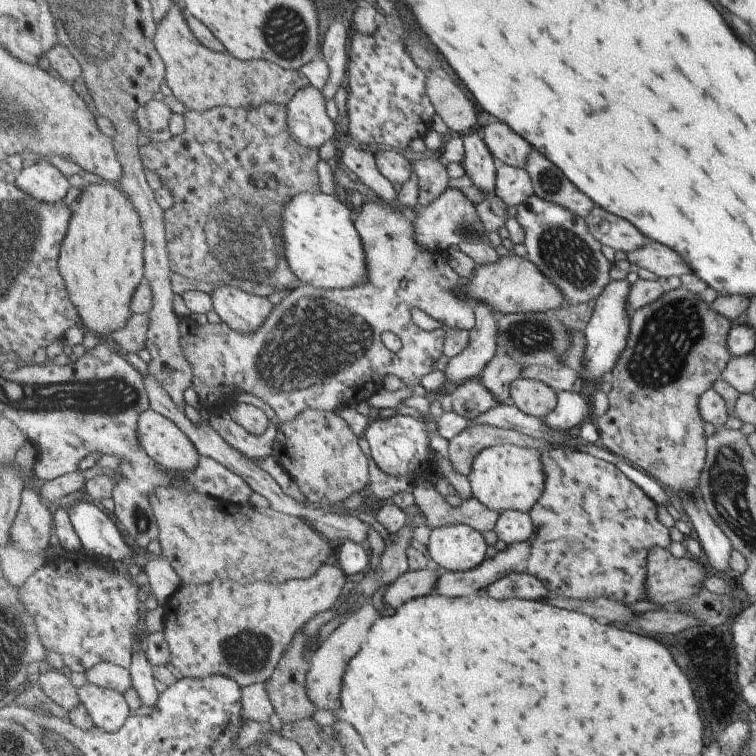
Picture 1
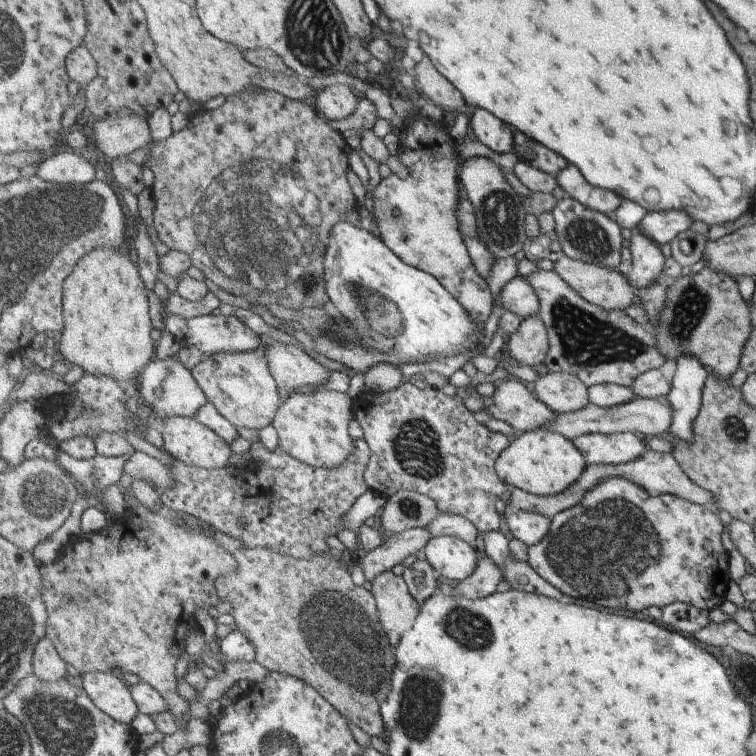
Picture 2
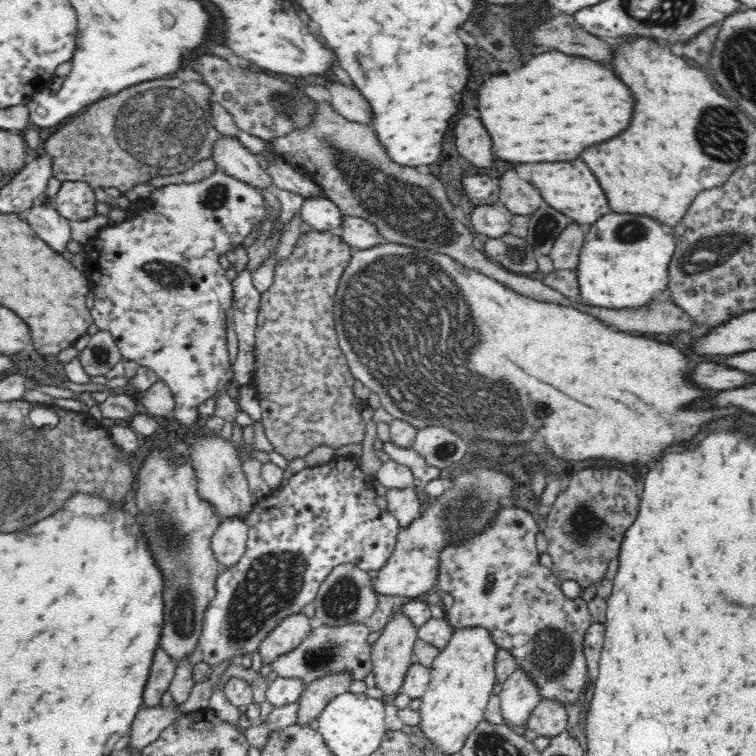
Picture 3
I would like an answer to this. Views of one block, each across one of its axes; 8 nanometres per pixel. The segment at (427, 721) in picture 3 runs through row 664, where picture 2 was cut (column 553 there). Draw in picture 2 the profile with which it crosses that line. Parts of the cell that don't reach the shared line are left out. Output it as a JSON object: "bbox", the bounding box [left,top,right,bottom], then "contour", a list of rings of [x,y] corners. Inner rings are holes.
{"bbox":[496,428,588,495],"contour":[[[545,428],[519,433],[512,438],[512,444],[500,454],[496,462],[497,472],[503,481],[536,495],[563,493],[580,480],[588,466],[585,455],[577,448],[574,439]]]}

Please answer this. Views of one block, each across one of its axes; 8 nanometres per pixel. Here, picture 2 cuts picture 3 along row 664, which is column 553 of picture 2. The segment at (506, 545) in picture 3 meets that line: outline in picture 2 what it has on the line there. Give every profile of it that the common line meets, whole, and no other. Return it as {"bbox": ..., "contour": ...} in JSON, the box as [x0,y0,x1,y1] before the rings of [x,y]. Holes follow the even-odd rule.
{"bbox":[528,477,730,614],"contour":[[[617,477],[606,479],[584,495],[583,500],[578,505],[552,518],[551,532],[543,541],[529,549],[528,562],[553,586],[562,590],[566,595],[581,598],[581,602],[594,602],[597,606],[601,606],[601,610],[625,610],[625,614],[637,614],[637,610],[657,610],[657,607],[663,610],[666,606],[678,602],[689,603],[700,609],[713,610],[723,602],[725,586],[730,580],[727,576],[727,552],[721,548],[721,540],[719,540],[723,524],[719,522],[715,513],[717,512],[714,512],[713,508],[709,506],[689,502],[677,495],[670,495],[669,493],[659,496],[650,495],[648,490],[629,479]]]}

